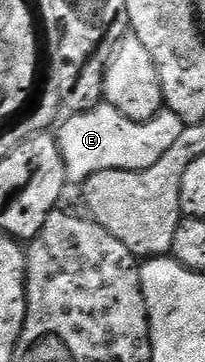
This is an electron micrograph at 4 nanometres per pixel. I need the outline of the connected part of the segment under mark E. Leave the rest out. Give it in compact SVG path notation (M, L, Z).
M99 105L90 111L79 111L69 117L71 119L63 118L57 124L56 138L60 153L64 157L67 180L74 182L75 179L78 185L85 184L86 179L92 177L92 173L100 173L104 169L135 171L136 169L148 169L148 165L156 165L156 161L160 161L160 157L164 157L164 153L168 153L168 148L175 143L176 137L180 137L184 126L182 119L176 117L176 113L165 109L159 111L156 117L143 123L137 123L124 117L124 113L120 113L109 105Z

